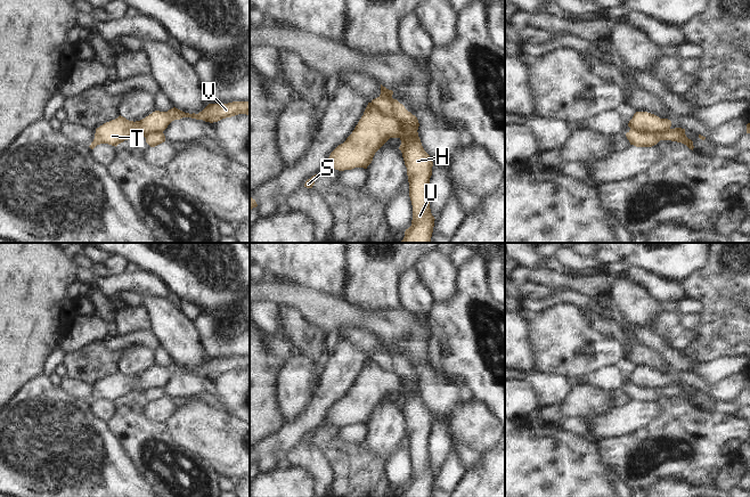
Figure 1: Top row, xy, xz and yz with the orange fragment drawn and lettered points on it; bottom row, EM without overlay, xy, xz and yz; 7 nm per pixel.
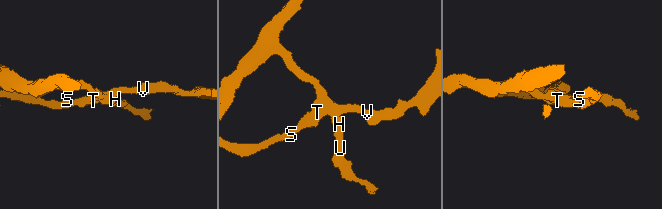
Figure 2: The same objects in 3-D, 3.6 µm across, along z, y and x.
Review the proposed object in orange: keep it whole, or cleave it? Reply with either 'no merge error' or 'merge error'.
merge error

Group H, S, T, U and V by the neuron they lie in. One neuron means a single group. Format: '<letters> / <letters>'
H U / S T V

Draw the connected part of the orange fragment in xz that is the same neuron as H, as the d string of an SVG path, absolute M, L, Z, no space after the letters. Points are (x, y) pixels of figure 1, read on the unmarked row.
M381 340L381 350L372 358L388 372L396 372L408 380L410 389L405 394L401 407L407 423L409 453L413 461L411 481L406 484L401 497L431 497L434 472L430 464L429 440L433 417L424 406L418 392L418 375L402 359L392 353L393 347Z

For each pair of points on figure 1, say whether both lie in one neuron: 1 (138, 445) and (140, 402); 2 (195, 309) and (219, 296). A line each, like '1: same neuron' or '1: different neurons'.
1: same neuron
2: different neurons

